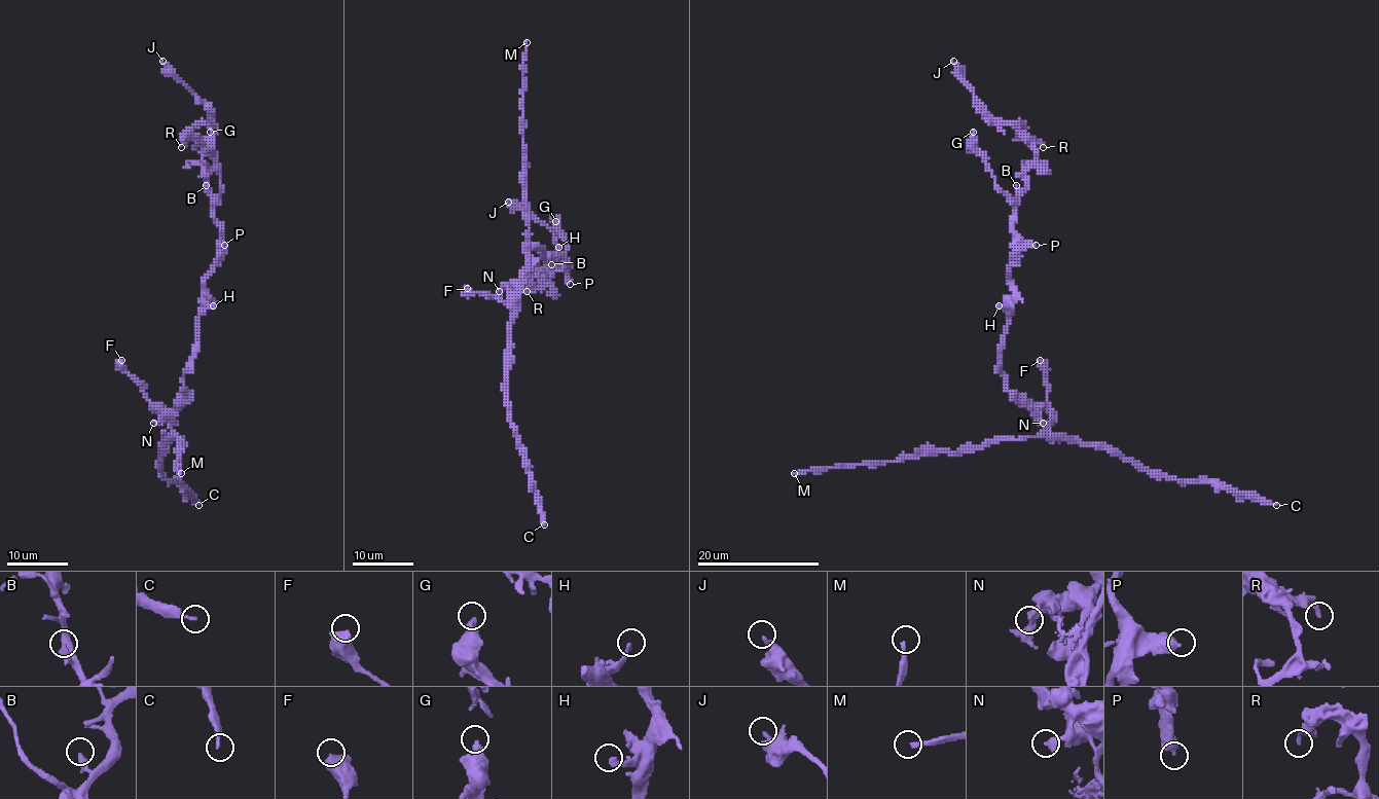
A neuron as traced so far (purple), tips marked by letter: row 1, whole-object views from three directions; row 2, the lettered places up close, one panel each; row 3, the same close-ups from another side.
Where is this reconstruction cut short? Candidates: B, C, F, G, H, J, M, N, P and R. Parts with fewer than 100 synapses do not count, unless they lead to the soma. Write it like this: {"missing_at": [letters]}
{"missing_at": ["M"]}

